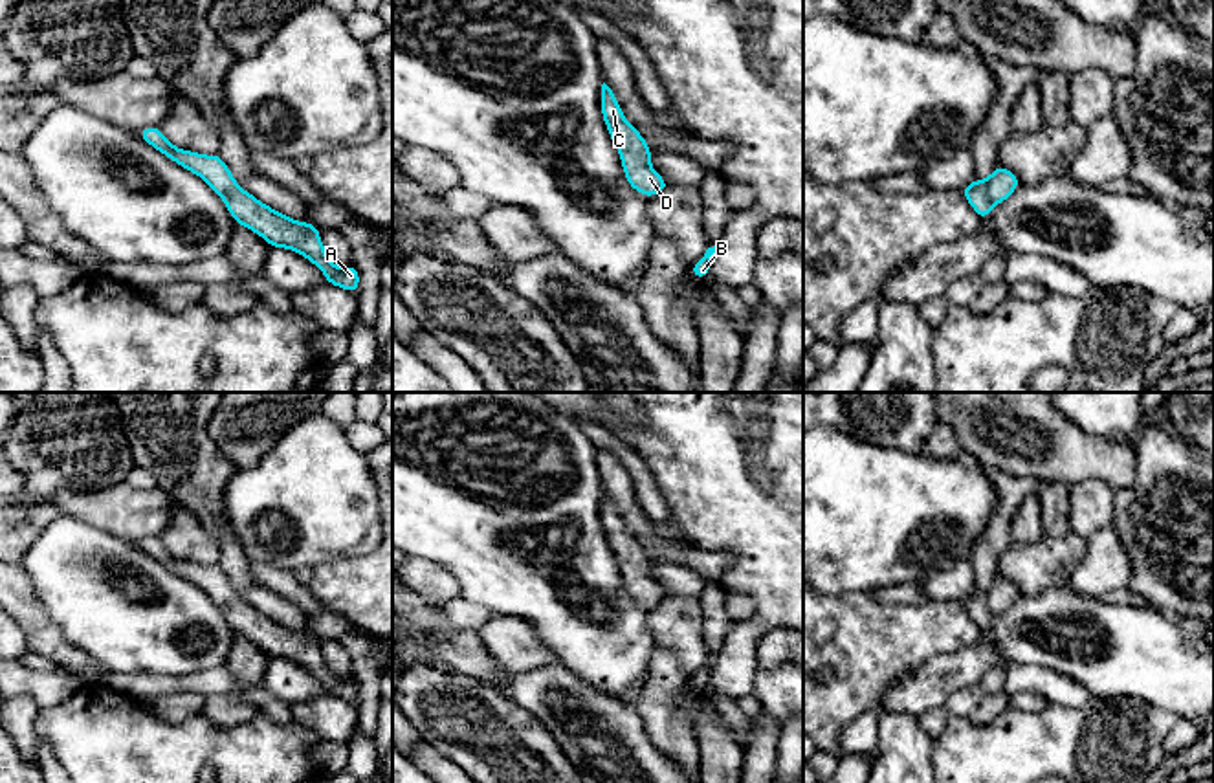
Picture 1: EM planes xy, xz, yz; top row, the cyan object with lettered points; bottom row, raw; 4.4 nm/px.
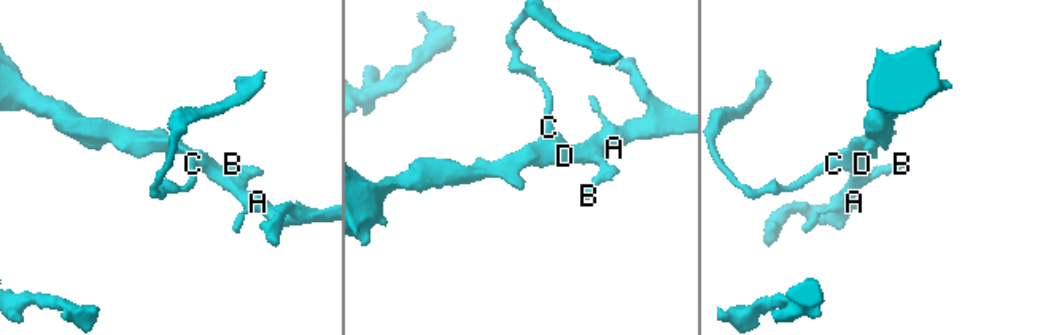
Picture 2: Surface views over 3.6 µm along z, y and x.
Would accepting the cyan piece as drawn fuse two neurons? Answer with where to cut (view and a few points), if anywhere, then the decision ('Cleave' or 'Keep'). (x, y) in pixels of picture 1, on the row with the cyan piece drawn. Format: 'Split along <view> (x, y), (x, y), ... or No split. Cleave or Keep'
No split. Keep

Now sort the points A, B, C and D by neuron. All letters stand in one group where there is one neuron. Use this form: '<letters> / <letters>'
A B C D

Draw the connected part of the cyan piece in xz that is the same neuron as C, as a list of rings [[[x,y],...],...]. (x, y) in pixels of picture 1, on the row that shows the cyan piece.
[[[603,83],[600,110],[620,161],[627,183],[640,194],[651,198],[669,189],[669,183],[649,165],[653,158],[644,136],[624,117],[614,92]]]

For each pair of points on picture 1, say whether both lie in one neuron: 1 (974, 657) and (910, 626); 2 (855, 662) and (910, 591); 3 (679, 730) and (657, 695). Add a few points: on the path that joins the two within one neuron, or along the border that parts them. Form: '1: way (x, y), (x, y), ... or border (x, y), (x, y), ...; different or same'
1: border (982, 639), (967, 648), (936, 655), (919, 666); different
2: border (871, 593), (890, 602), (925, 604), (928, 600); different
3: way (670, 721), (659, 710), (659, 705); same

